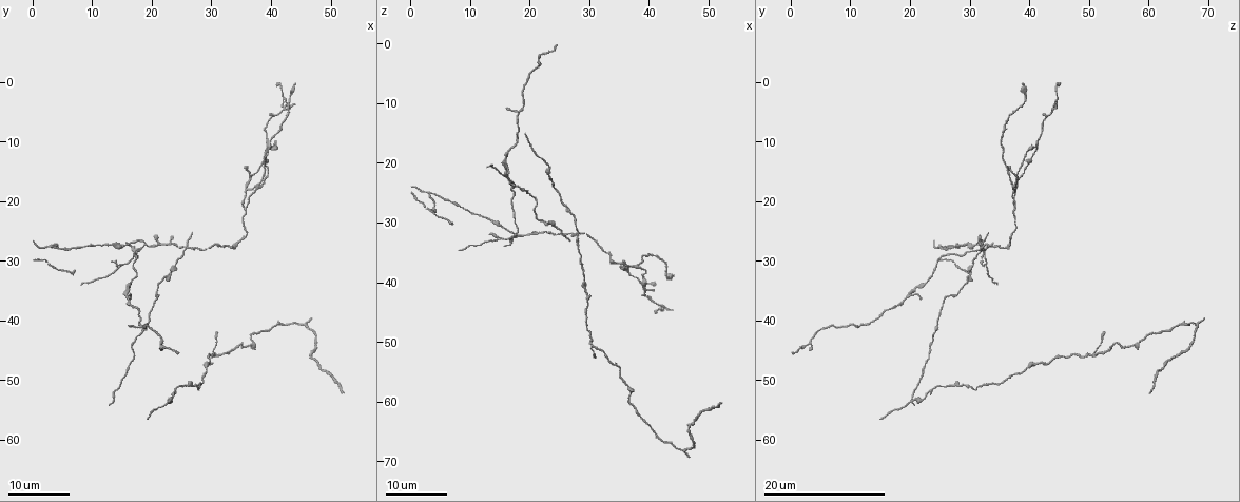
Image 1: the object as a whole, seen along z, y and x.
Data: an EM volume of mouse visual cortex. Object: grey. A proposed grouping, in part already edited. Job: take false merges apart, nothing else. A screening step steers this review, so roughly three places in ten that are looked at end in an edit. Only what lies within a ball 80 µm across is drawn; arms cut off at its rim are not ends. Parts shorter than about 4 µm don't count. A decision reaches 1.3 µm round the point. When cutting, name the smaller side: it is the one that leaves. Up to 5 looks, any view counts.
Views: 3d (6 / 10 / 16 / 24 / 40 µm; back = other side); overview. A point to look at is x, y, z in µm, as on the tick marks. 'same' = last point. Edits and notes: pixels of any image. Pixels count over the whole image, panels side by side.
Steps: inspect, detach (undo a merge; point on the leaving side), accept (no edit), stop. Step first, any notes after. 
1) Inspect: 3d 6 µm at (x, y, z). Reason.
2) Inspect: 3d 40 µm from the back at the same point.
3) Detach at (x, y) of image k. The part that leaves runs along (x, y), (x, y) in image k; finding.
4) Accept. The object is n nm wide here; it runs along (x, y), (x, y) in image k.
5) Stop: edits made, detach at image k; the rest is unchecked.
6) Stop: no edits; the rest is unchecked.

Inspect: 3d 24 µm at (41.5, 4.5, 44.0). Two arms in line, one across.

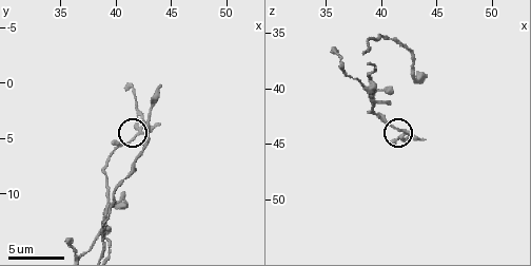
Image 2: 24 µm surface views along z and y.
Inspect: 3d 10 µm at (42.0, 4.6, 43.8).

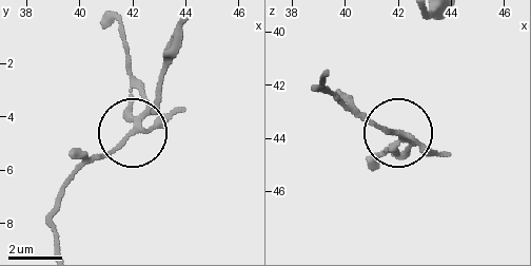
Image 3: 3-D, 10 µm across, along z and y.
Detach at (143, 87) of image 3. The part that leaves runs along (135, 120), (129, 48), (109, 18) in image 3; two neurons meet here.

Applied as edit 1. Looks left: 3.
Inspect: overview.

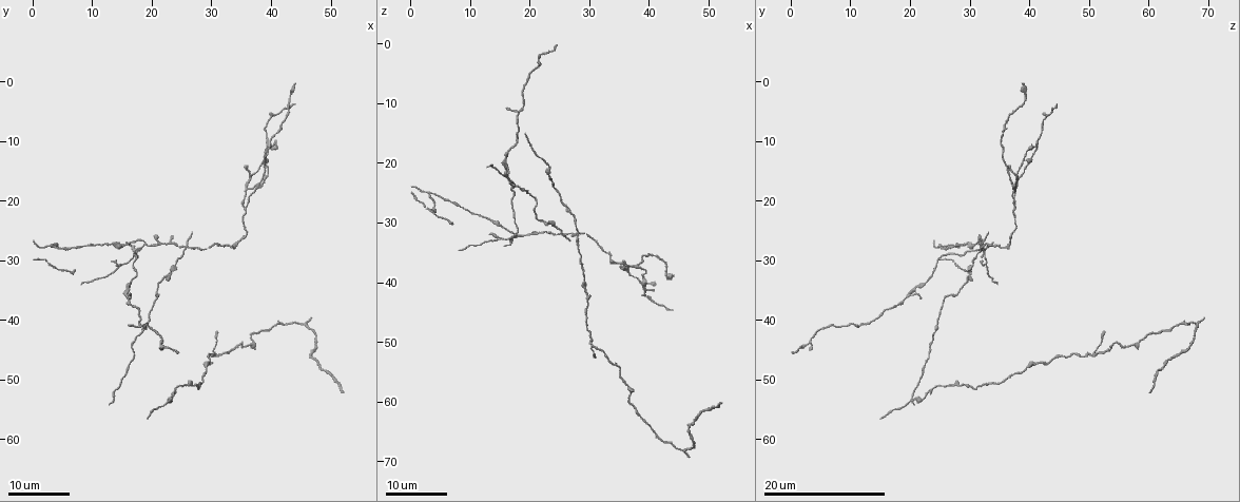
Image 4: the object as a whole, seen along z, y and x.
Inspect: 3d 24 µm at (29.0, 28.0, 32.0). Narrows sharply.

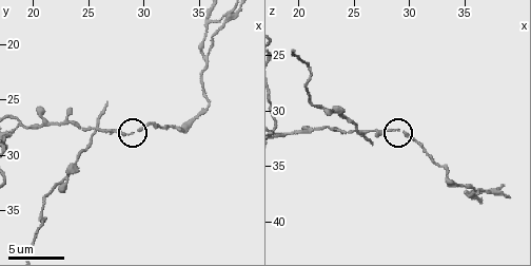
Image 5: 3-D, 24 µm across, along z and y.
Inspect: 3d 10 µm at (29.0, 28.0, 32.0).

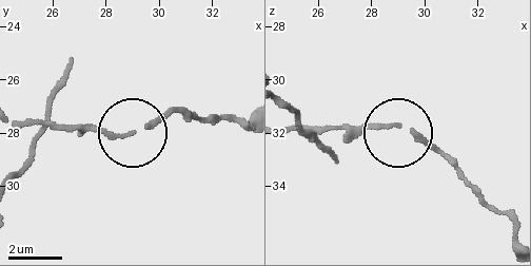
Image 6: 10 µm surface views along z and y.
Accept. It runs along (283, 106), (305, 130), (411, 128), (445, 157) in image 6; one neuron here.

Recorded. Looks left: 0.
Stop: edits made, detach at image 3; the rest is unchecked.

